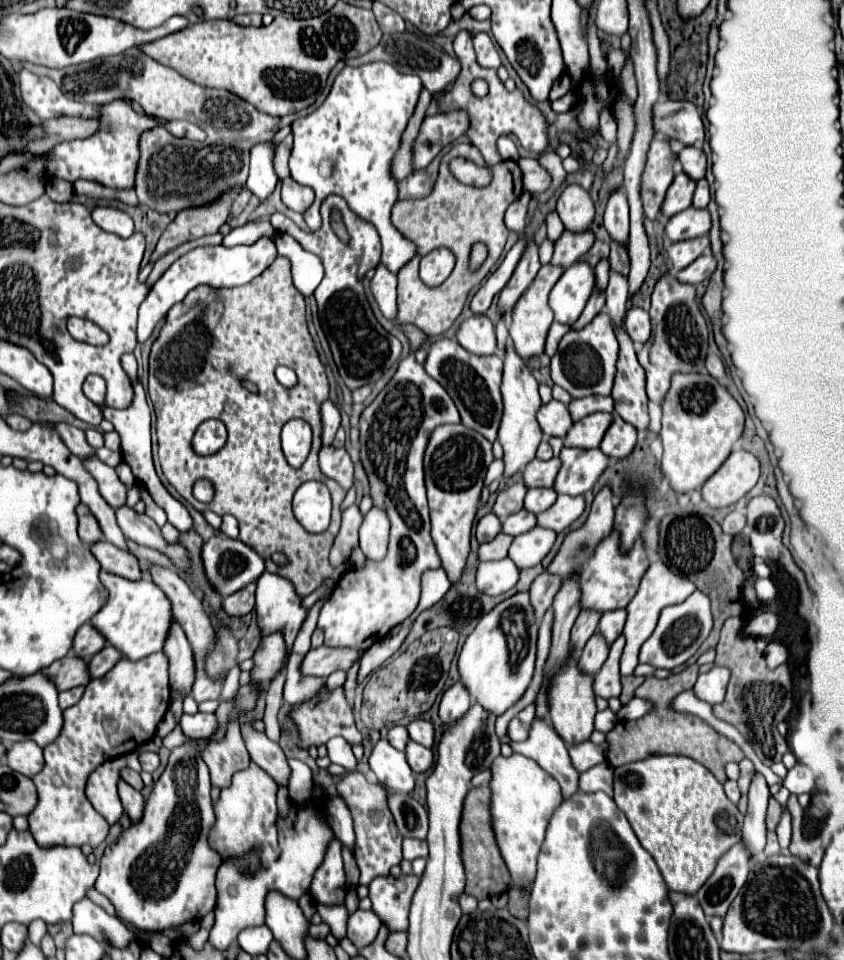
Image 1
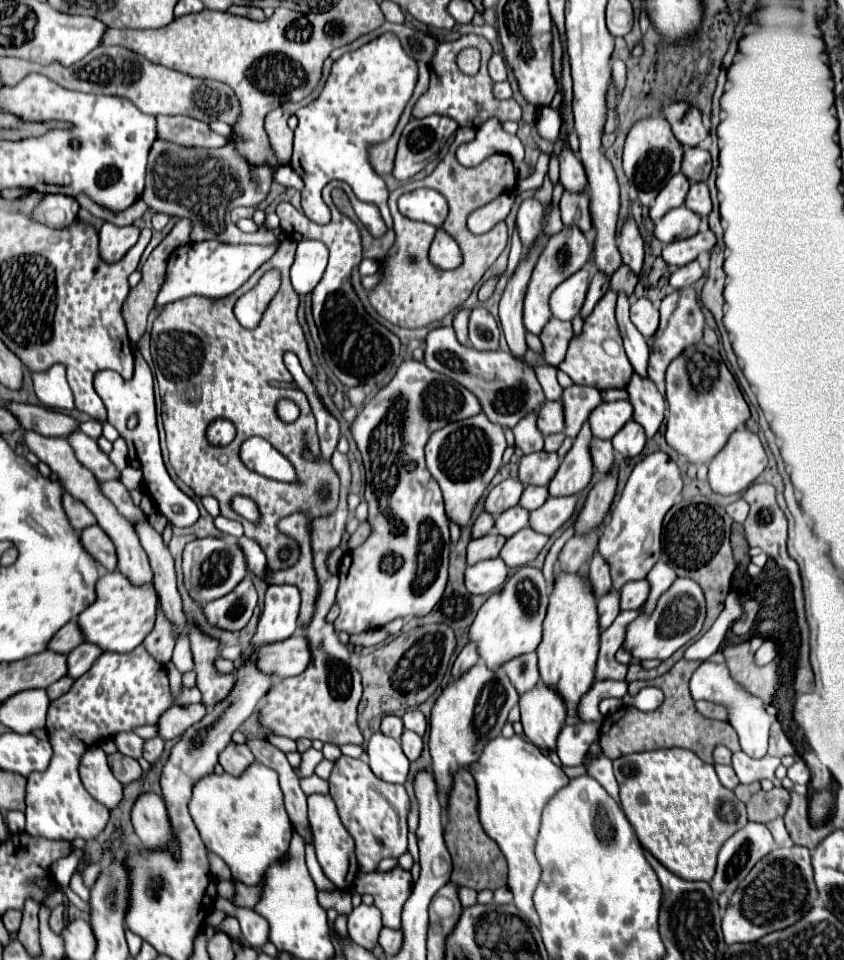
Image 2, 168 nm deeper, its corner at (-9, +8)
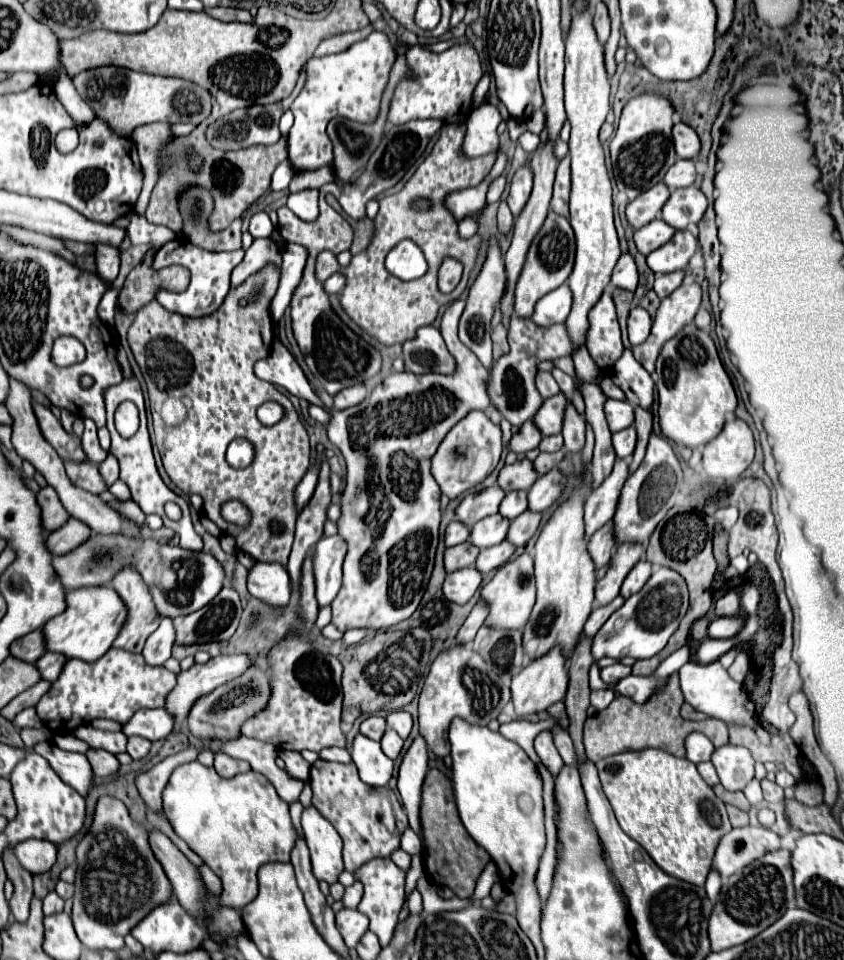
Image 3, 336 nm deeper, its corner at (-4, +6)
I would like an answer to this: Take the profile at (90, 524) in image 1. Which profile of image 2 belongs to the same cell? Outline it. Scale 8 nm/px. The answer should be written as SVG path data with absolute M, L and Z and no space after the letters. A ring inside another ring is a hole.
M63 492L63 510L75 532L81 532L83 528L97 524L97 518L91 514L91 510L87 510L87 506L83 502L77 502L67 492Z

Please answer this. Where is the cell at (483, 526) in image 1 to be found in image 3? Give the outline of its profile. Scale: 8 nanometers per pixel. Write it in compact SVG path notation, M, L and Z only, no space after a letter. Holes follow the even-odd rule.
M458 520L450 522L446 528L446 546L462 544L470 538L470 528L466 524L458 524Z

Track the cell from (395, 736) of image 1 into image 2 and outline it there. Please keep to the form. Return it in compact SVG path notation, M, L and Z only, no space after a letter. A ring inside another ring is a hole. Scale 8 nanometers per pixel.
M387 716L381 720L381 728L379 728L385 736L391 736L395 740L399 740L399 736L403 734L403 722L399 716Z

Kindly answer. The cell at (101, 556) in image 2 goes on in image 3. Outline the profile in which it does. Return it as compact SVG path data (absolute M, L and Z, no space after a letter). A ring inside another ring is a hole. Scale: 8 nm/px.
M70 518L68 524L64 524L60 530L48 534L46 546L50 546L50 552L56 552L56 556L72 552L80 544L84 544L90 538L90 528L82 524L80 520Z

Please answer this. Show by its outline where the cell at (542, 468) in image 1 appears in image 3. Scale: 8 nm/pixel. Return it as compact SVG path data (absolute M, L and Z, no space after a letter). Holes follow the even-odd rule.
M524 458L524 460L516 460L510 466L504 466L500 470L498 476L498 486L504 488L504 492L510 490L530 490L532 484L538 480L538 472L534 468L534 462Z

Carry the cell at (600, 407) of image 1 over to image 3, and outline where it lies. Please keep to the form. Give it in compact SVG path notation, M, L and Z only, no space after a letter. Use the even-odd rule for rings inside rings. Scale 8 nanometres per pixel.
M562 392L544 400L544 404L540 406L540 410L534 416L534 422L538 424L538 428L542 430L544 436L550 434L560 434L562 432L562 420L564 420L564 412L566 412L566 404L570 404L572 400L568 396L564 396Z

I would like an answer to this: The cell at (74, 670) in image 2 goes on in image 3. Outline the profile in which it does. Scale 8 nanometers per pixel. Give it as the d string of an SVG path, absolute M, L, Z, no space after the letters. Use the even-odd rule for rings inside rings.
M46 652L46 656L42 656L42 660L38 660L38 670L42 672L42 678L44 680L50 680L50 682L56 682L64 664L66 664L66 656L58 654L58 652Z

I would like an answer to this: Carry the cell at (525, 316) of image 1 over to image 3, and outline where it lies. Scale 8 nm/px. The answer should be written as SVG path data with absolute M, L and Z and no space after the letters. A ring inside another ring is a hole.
M554 212L546 218L546 224L540 228L538 236L534 238L534 244L530 246L522 276L518 280L516 288L516 300L514 300L514 314L518 318L530 318L534 314L536 302L558 288L560 284L566 282L574 268L574 256L576 256L576 240L574 240L574 230L570 228L570 222Z

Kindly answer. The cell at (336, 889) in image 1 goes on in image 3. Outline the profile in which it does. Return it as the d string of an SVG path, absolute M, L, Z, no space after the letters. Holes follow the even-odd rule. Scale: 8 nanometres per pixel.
M312 804L302 812L302 828L310 848L314 876L318 880L334 884L344 872L342 838L338 836L336 828Z

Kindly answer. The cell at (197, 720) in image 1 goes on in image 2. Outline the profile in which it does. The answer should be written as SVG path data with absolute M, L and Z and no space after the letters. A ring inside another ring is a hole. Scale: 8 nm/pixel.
M189 704L189 706L171 706L165 714L159 716L157 734L163 740L171 740L181 736L189 726L199 722L205 716L203 704Z

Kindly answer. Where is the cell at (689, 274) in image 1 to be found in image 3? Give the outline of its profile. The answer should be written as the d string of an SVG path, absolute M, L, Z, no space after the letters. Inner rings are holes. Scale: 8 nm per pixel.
M678 270L678 272L670 272L670 274L660 274L656 276L656 282L654 282L654 292L660 296L660 298L666 298L668 294L672 294L686 278L686 272L684 270Z

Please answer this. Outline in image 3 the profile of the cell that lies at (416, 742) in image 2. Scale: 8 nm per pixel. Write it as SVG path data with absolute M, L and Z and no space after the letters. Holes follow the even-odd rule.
M388 730L388 732L384 734L384 738L380 740L380 744L382 744L382 750L386 752L386 756L390 756L392 760L396 760L396 758L400 756L400 752L402 752L404 740L402 740L394 730Z

